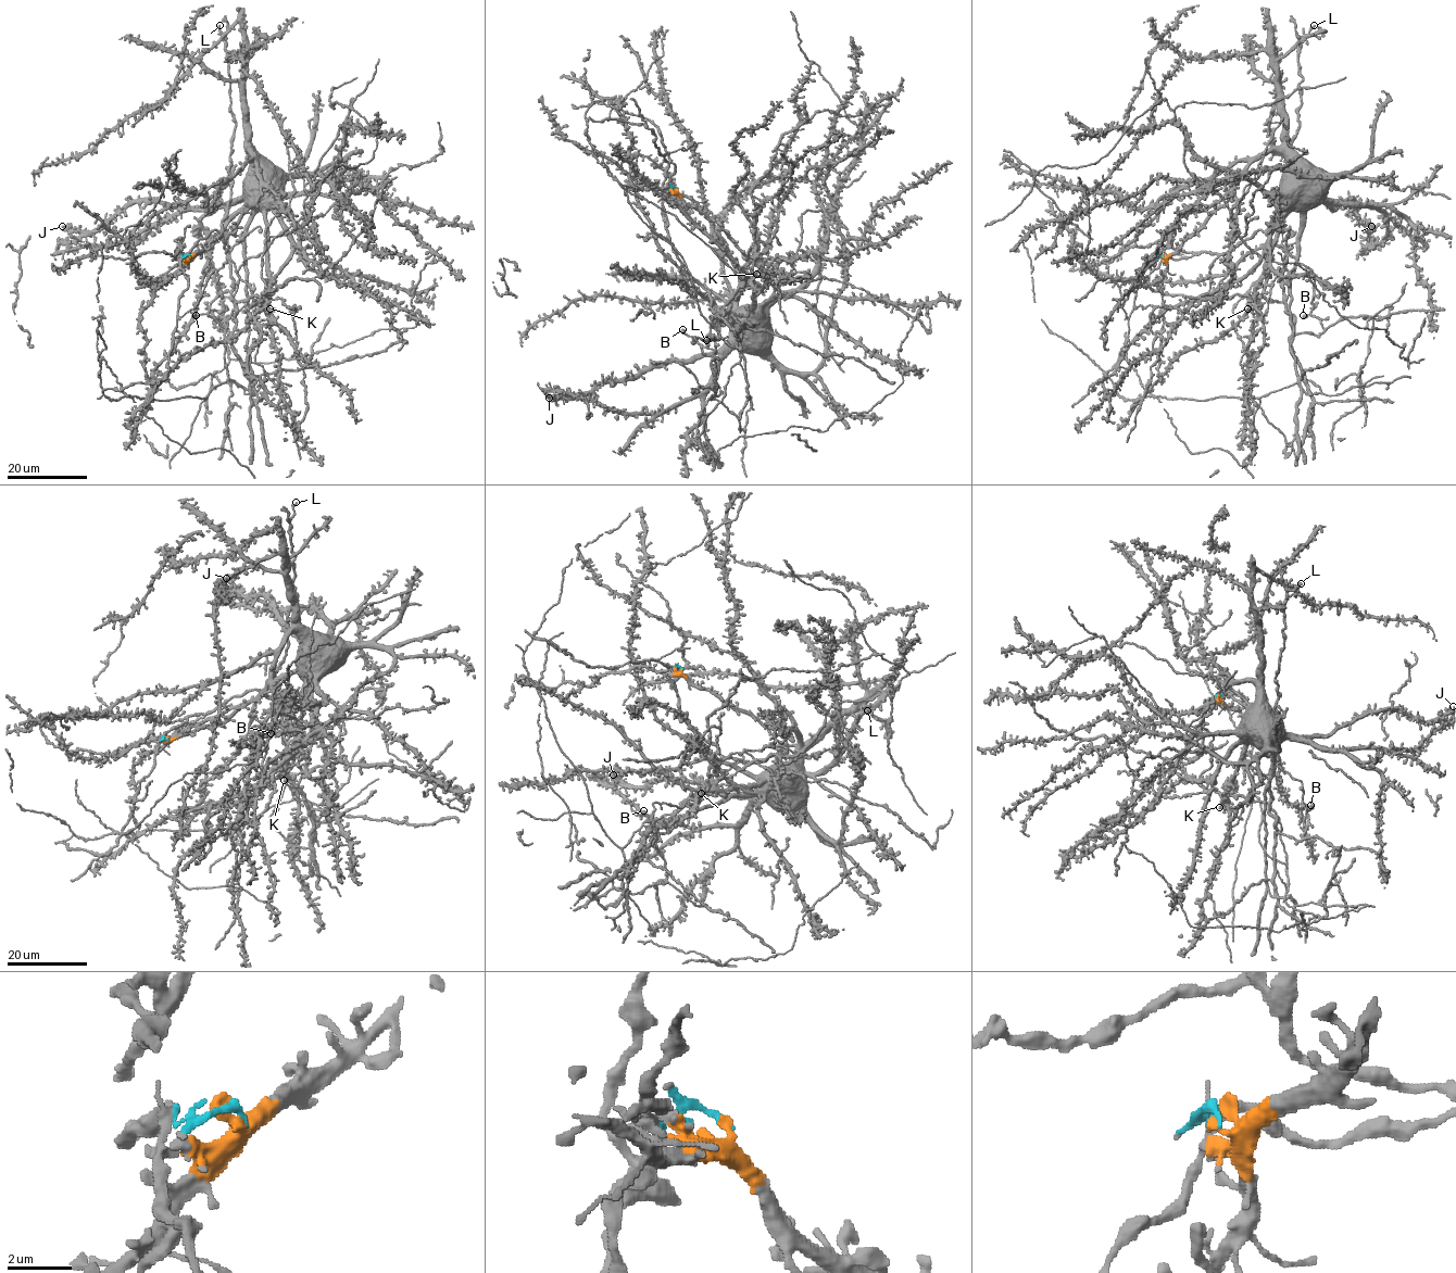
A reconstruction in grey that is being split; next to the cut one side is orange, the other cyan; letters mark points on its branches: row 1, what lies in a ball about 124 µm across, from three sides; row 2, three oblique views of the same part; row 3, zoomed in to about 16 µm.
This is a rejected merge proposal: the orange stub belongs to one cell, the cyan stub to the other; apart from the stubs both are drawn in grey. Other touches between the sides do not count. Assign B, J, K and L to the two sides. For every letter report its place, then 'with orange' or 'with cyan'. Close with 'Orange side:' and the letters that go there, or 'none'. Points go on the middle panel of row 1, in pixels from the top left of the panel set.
B: place (682, 329); with cyan
J: place (549, 398); with orange
K: place (756, 274); with orange
L: place (706, 340); with cyan
Orange side: J, K

